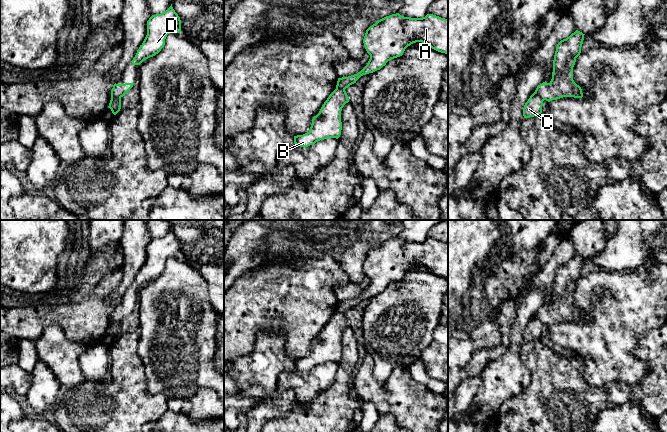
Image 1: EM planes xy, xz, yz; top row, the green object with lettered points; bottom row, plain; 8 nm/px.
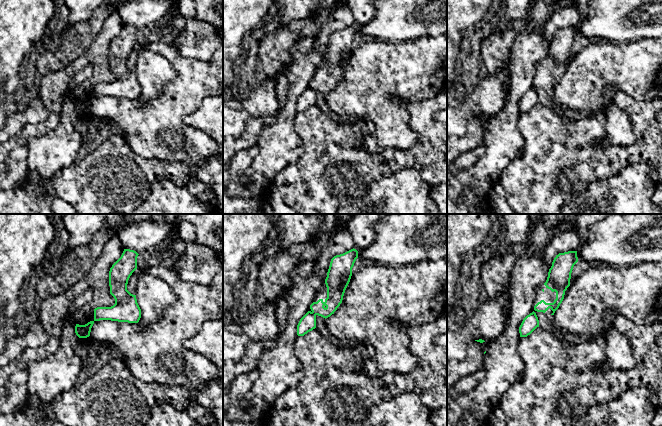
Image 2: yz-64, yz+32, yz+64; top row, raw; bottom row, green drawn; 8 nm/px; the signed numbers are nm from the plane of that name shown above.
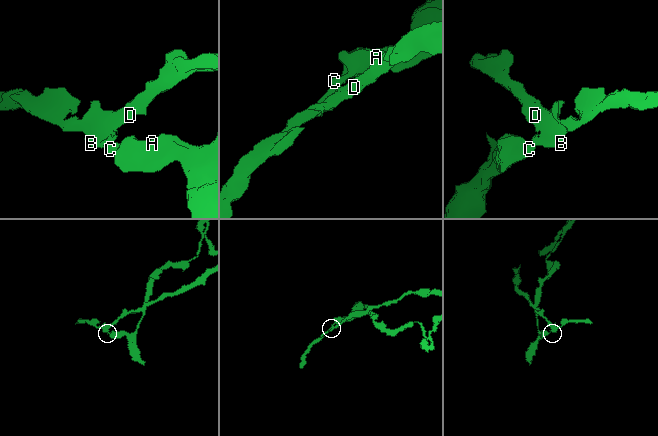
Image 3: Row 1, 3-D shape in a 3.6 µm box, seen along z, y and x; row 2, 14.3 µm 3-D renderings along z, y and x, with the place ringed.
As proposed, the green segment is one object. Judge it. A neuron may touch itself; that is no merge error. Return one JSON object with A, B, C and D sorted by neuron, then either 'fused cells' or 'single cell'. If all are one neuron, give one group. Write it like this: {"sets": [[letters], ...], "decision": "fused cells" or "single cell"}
{"sets": [["A", "C"], ["B", "D"]], "decision": "fused cells"}

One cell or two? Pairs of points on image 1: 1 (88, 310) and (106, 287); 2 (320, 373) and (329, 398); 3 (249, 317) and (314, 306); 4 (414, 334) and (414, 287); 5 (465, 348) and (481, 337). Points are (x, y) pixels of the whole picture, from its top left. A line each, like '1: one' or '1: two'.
1: one
2: two
3: one
4: one
5: one

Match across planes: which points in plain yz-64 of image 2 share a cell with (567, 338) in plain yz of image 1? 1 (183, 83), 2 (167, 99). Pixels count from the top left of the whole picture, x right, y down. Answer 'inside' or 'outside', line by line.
1: inside
2: inside

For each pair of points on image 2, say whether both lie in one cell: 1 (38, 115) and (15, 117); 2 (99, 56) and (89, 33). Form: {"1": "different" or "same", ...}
{"1": "same", "2": "different"}

